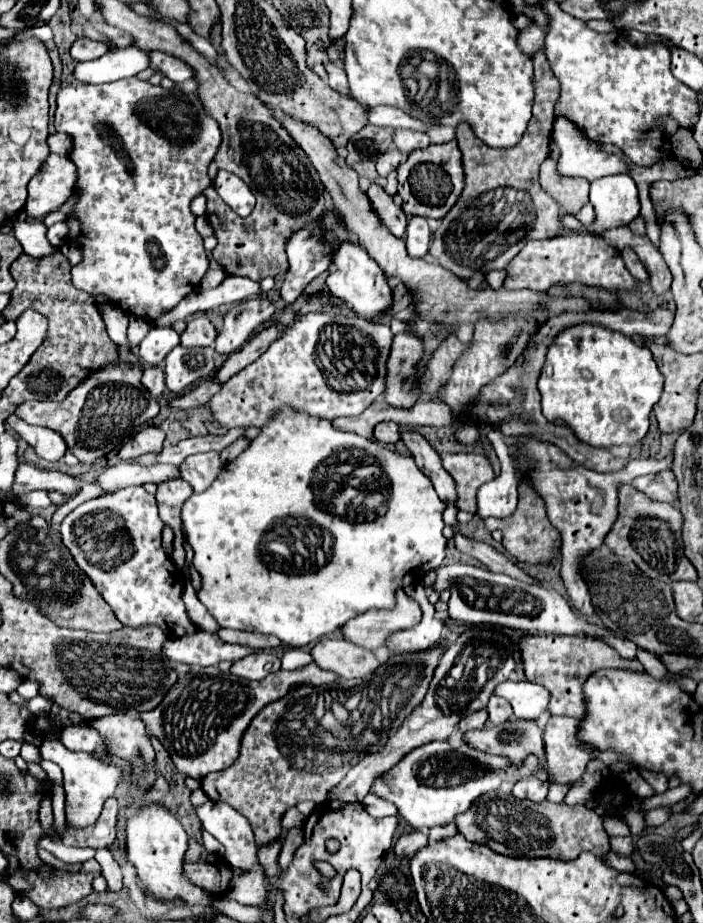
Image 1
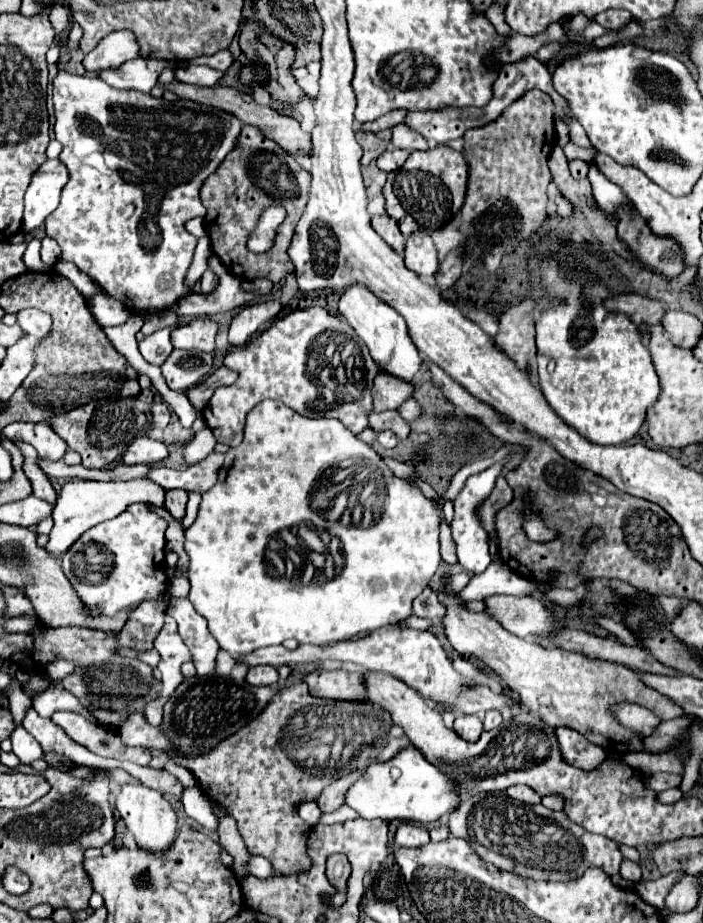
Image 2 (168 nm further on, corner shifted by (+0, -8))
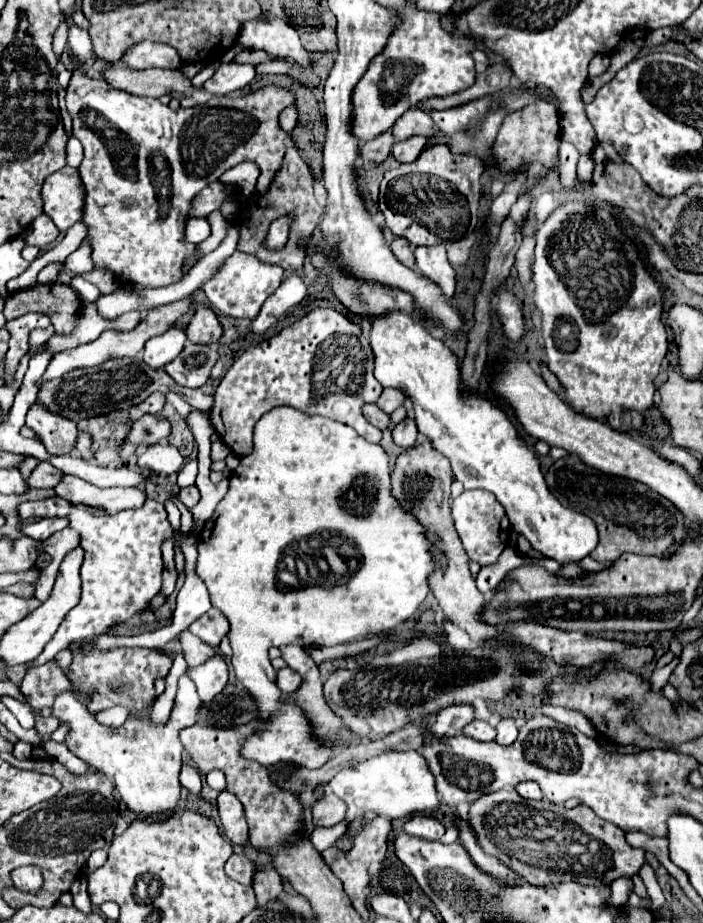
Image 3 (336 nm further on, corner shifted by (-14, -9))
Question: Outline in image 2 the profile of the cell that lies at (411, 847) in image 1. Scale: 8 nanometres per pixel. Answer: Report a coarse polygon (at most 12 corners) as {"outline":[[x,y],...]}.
{"outline":[[400,823],[396,845],[418,847],[430,841],[428,829]]}

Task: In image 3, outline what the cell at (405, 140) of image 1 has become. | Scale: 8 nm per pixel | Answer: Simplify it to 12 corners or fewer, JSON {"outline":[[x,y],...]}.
{"outline":[[412,108],[394,124],[394,136],[432,138],[432,118]]}

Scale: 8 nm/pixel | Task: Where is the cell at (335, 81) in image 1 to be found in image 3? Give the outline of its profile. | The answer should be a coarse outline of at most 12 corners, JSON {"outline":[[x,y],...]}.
{"outline":[[249,20],[240,42],[311,68],[286,20]]}

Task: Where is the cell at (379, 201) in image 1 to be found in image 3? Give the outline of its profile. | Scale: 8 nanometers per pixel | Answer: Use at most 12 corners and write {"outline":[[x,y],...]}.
{"outline":[[404,238],[392,240],[392,252],[400,262],[414,268],[412,244]]}

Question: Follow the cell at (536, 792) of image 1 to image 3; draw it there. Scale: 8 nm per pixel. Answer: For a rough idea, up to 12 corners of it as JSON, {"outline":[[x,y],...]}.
{"outline":[[522,782],[516,790],[526,800],[542,800],[536,782]]}

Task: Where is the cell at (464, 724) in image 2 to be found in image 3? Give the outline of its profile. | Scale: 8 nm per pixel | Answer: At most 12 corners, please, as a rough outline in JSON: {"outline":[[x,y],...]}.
{"outline":[[482,720],[464,726],[464,734],[480,742],[496,738],[496,730]]}

